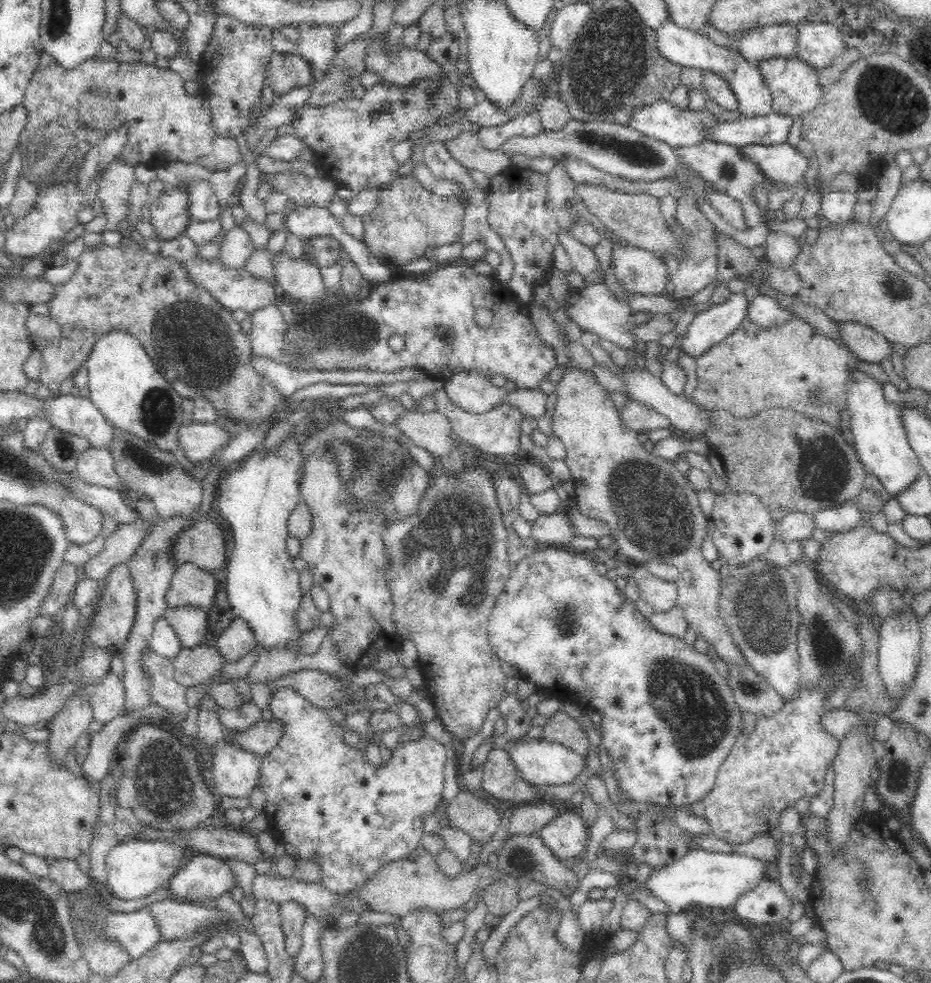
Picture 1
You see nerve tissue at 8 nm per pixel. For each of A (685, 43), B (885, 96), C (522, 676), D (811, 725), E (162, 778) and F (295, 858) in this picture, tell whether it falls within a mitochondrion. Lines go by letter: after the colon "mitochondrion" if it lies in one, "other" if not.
A: other
B: mitochondrion
C: other
D: other
E: mitochondrion
F: other

